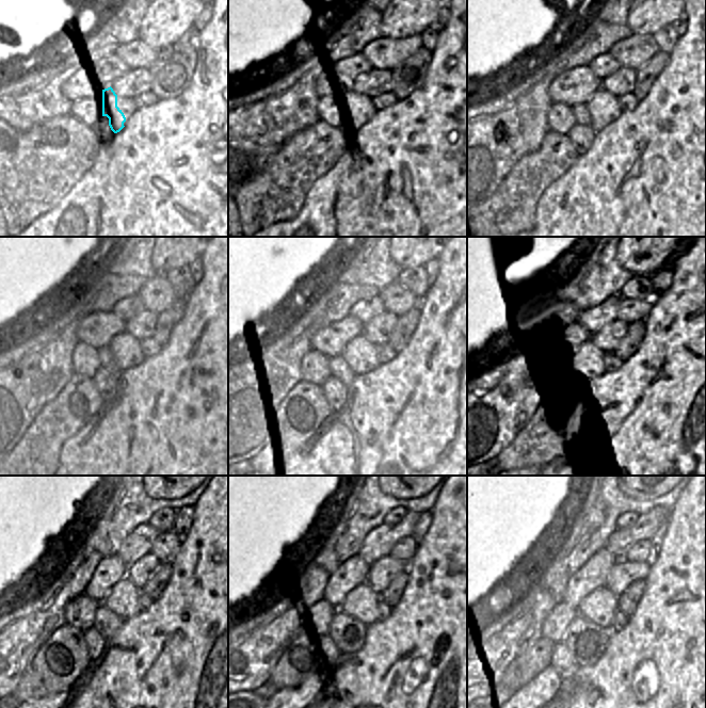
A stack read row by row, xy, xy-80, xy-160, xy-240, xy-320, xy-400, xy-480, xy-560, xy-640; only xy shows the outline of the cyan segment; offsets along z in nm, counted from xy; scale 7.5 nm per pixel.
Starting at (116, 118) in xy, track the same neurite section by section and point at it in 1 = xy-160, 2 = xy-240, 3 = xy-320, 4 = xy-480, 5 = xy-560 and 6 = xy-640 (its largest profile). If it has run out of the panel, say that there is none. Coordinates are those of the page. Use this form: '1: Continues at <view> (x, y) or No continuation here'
1: Continues at xy-160 (581, 112)
2: Continues at xy-240 (106, 358)
3: Continues at xy-320 (339, 368)
4: Continues at xy-480 (107, 623)
5: Continues at xy-560 (349, 633)
6: Continues at xy-640 (587, 641).

